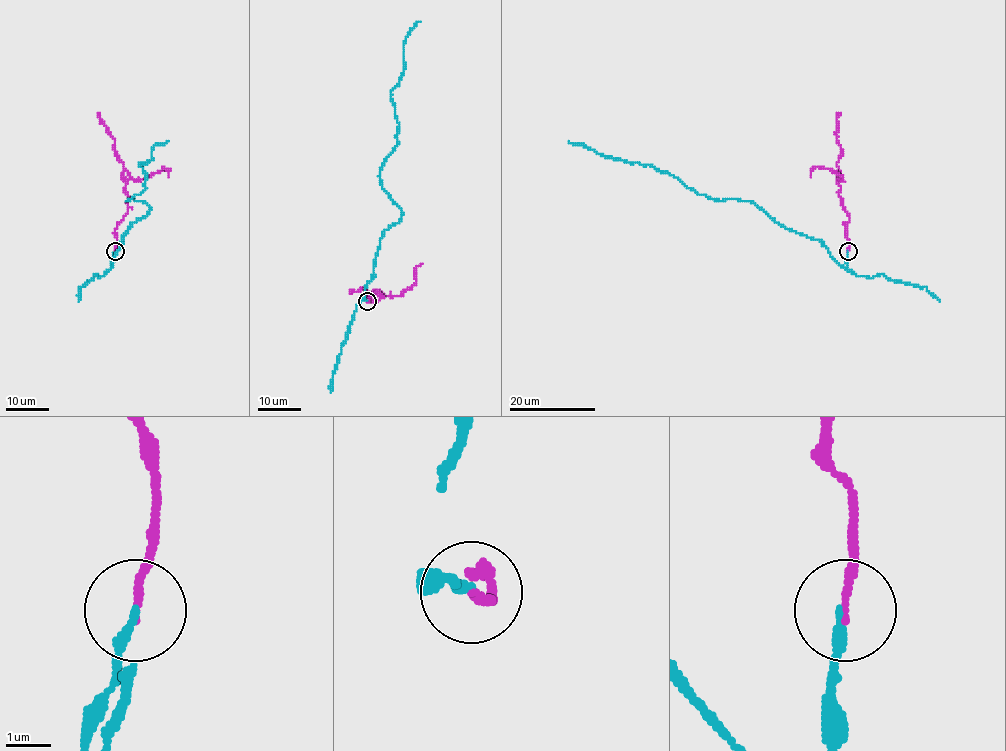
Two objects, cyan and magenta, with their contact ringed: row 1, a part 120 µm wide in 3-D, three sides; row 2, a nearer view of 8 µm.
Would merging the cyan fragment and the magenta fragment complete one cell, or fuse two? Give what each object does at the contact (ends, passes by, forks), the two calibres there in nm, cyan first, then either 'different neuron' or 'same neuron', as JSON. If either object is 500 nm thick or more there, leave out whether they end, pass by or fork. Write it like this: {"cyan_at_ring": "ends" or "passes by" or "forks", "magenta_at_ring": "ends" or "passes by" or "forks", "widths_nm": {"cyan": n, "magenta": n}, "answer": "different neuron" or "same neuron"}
{"cyan_at_ring": "ends", "magenta_at_ring": "ends", "widths_nm": {"cyan": 200, "magenta": 160}, "answer": "different neuron"}

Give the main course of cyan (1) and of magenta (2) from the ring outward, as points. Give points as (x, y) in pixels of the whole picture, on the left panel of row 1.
1: (115, 250), (112, 267), (122, 237), (149, 210), (127, 200), (145, 188), (139, 163), (168, 141)
2: (115, 250), (115, 228), (128, 208), (123, 172), (127, 171), (134, 180), (158, 173), (163, 167), (169, 178)

